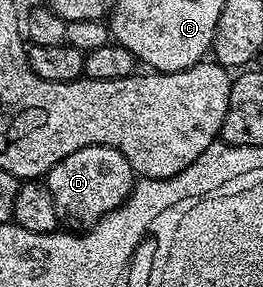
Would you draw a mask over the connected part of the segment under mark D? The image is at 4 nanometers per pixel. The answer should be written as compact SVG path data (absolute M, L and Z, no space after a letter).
M85 147L64 157L64 161L57 163L45 175L44 181L52 193L52 201L56 201L59 220L71 232L82 233L95 227L108 213L126 202L136 176L124 153L111 147Z

